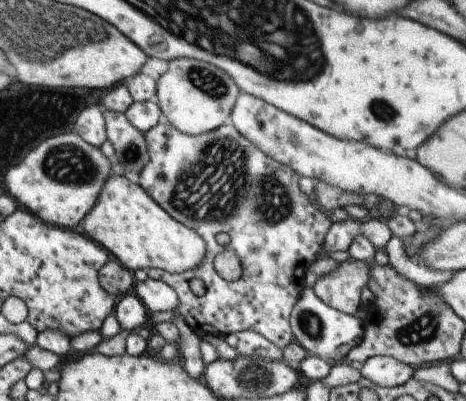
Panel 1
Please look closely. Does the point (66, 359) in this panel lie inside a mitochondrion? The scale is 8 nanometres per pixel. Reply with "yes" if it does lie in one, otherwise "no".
no

